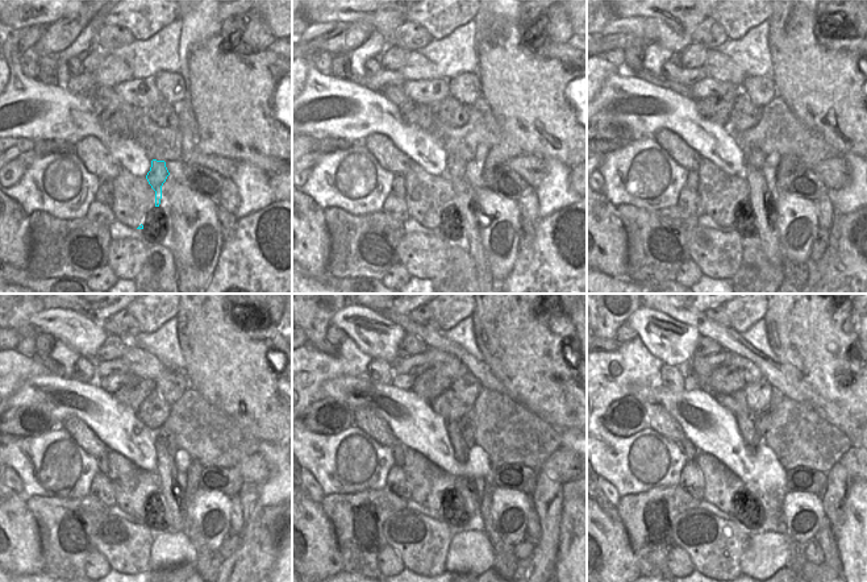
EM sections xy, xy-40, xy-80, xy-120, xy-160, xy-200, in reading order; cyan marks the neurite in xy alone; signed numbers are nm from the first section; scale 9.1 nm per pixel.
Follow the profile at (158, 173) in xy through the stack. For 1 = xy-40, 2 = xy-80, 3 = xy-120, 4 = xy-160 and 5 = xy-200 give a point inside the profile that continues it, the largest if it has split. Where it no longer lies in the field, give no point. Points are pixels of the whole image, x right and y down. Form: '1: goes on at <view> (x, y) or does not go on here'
1: goes on at xy-40 (455, 166)
2: goes on at xy-80 (757, 158)
3: goes on at xy-120 (171, 444)
4: goes on at xy-160 (467, 422)
5: goes on at xy-200 (762, 420)

